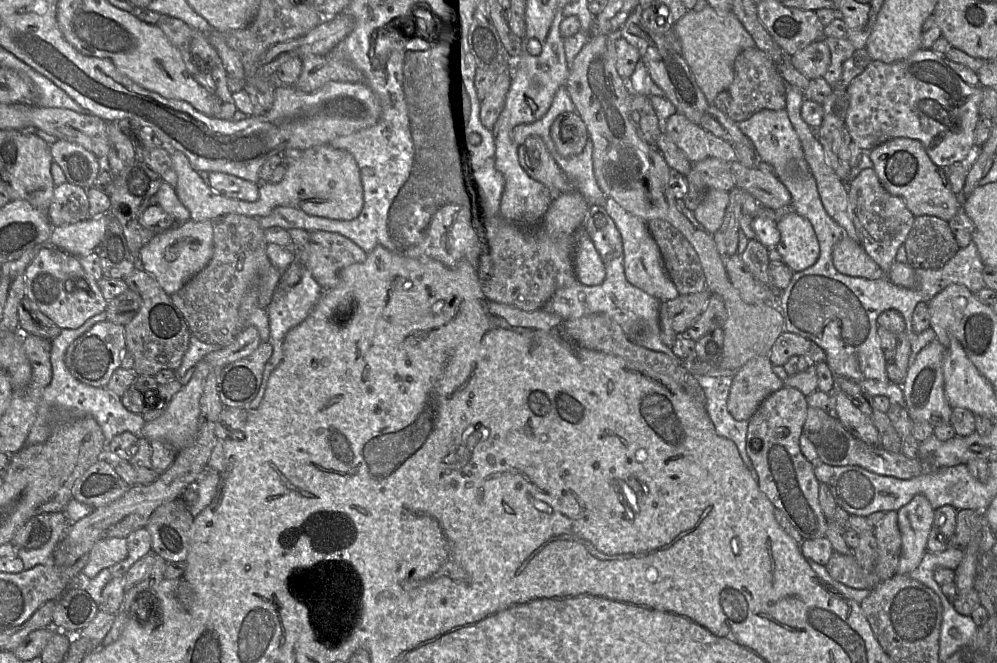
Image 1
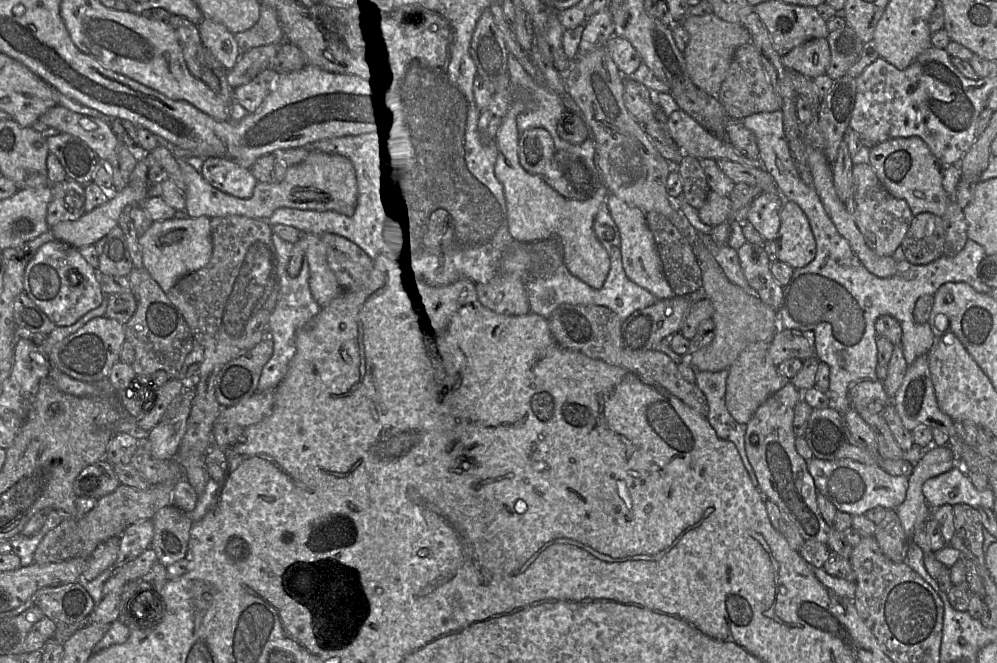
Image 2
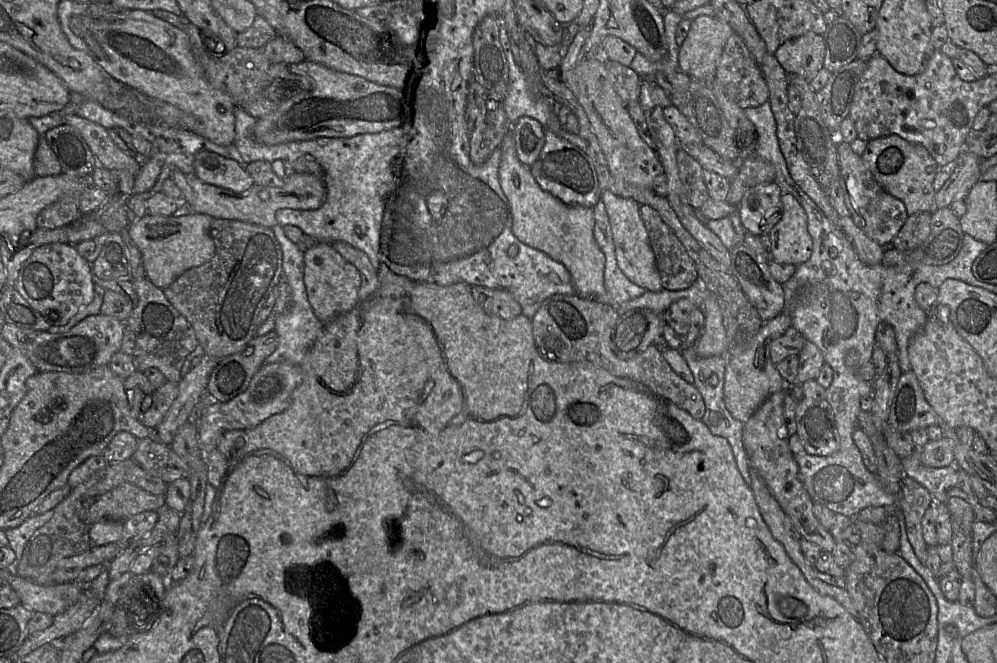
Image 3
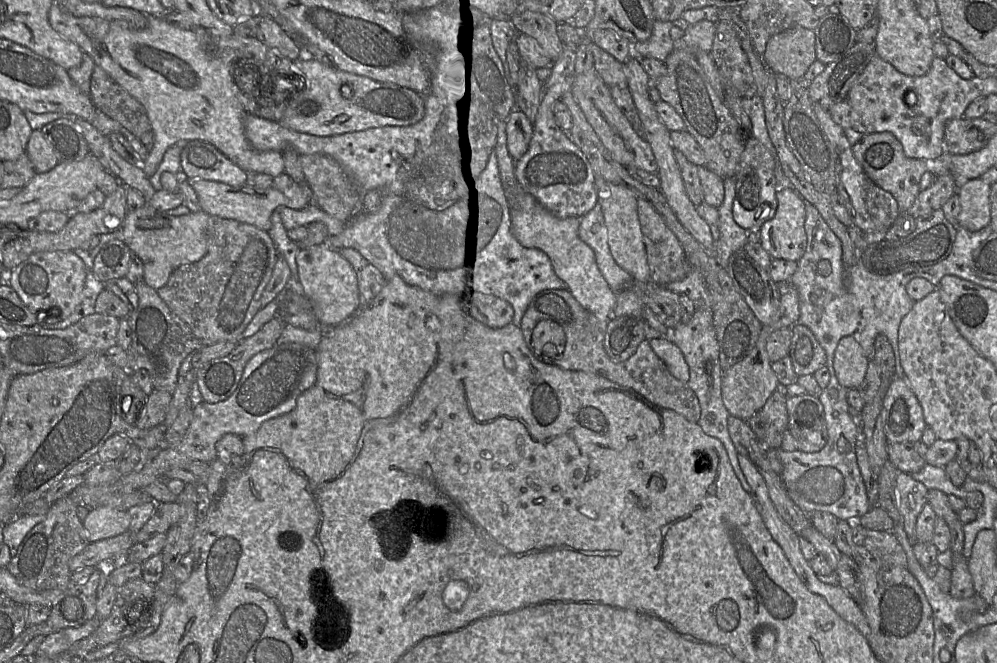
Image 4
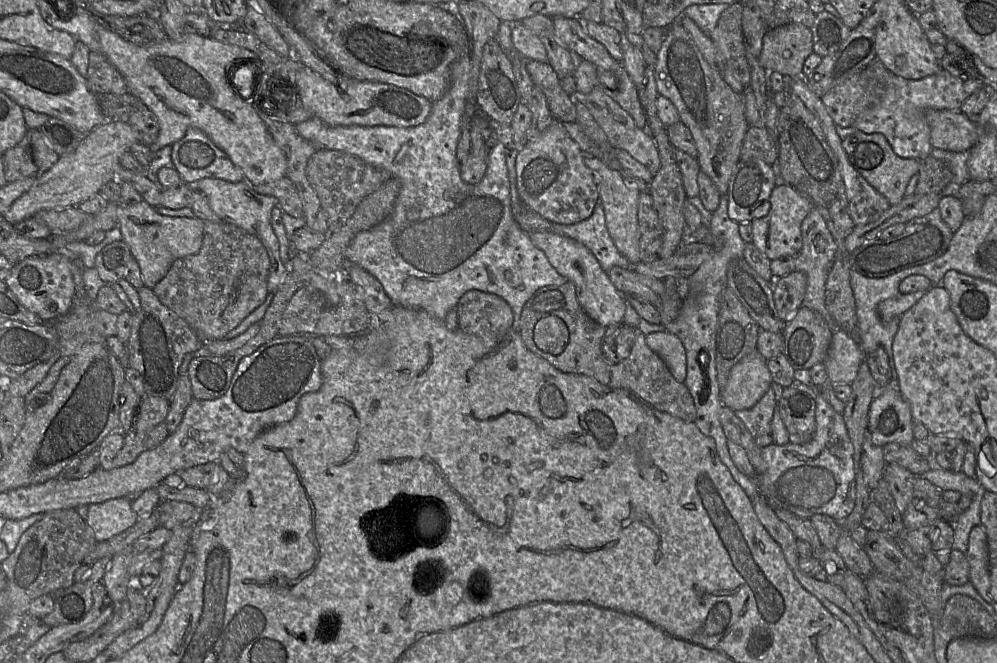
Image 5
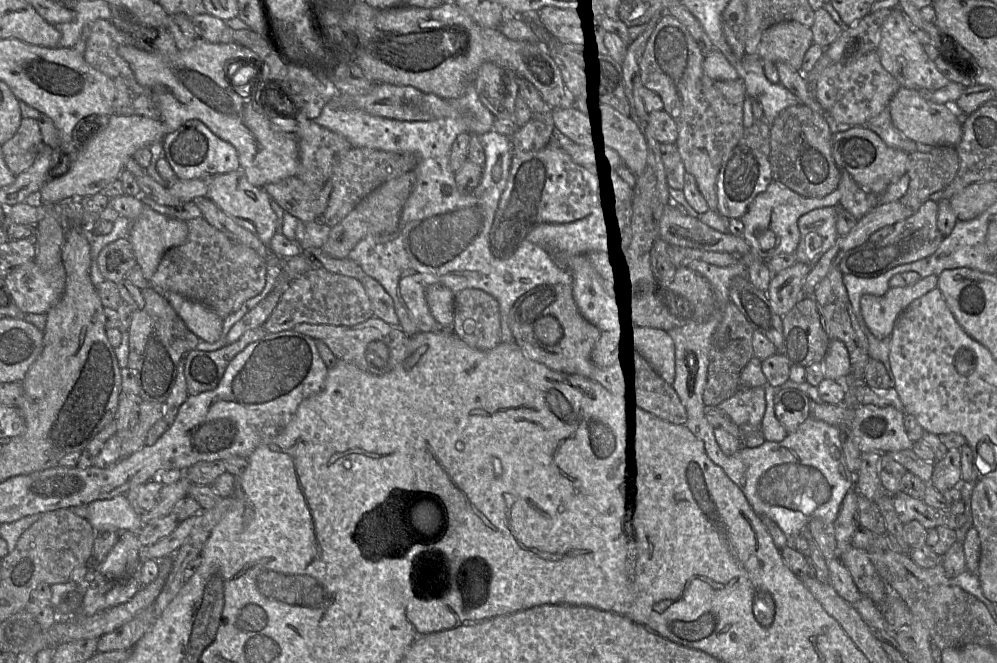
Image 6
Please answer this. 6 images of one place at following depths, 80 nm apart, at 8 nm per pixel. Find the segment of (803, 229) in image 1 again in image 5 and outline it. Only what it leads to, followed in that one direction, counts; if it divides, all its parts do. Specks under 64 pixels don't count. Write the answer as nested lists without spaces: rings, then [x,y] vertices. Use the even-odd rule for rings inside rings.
[[[783,182],[775,186],[769,200],[769,213],[750,222],[751,242],[770,260],[795,257],[803,246],[801,223],[815,205],[809,197]]]

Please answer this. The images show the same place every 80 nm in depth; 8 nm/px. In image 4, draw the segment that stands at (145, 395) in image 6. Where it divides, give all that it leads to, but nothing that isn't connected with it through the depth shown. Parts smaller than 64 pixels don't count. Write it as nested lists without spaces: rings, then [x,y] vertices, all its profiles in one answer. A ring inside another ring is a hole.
[[[143,281],[135,285],[135,290],[138,307],[127,317],[132,332],[132,341],[127,350],[127,370],[147,370],[154,390],[173,394],[178,384],[181,363],[189,353],[200,350],[203,345],[191,328],[169,309],[154,288]]]

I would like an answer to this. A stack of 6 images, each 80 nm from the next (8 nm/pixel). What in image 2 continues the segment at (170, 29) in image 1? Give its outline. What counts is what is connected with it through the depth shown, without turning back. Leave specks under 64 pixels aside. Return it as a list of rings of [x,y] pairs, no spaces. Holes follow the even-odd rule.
[[[175,15],[170,17],[168,23],[179,38],[188,70],[194,77],[201,80],[201,74],[204,71],[204,46],[198,26]]]

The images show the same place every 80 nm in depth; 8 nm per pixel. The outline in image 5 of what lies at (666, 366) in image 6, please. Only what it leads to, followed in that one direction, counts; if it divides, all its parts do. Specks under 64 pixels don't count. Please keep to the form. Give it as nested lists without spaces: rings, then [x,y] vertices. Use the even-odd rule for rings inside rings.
[[[656,332],[647,335],[646,342],[665,362],[674,378],[684,383],[687,373],[686,351],[679,338],[668,332]]]

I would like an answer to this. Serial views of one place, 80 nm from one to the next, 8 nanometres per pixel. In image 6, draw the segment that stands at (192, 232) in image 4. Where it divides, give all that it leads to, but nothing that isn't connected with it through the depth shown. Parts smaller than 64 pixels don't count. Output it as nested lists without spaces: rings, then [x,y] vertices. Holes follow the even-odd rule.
[[[123,195],[111,198],[109,207],[120,216],[124,216],[132,221],[128,240],[133,247],[138,266],[141,268],[145,279],[150,281],[166,251],[182,245],[186,241],[188,236],[187,222],[173,219],[154,211],[145,205],[140,197]]]

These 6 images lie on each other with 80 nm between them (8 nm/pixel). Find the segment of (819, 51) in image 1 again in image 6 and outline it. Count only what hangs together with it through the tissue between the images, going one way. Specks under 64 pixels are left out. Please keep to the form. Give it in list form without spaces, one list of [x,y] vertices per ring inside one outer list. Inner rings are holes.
[[[783,21],[763,32],[757,55],[762,61],[783,62],[801,72],[803,58],[812,43],[813,34],[809,27],[797,21]]]

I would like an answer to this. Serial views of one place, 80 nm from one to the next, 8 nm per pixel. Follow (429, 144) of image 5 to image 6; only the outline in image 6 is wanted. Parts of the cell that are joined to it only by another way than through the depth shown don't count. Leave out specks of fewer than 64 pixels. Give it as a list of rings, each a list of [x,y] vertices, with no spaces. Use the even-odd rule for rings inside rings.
[[[474,82],[468,86],[466,92],[460,98],[446,100],[458,103],[461,106],[460,115],[432,121],[400,121],[374,116],[362,110],[336,106],[330,100],[314,120],[319,126],[342,134],[353,147],[390,152],[411,152],[418,157],[417,166],[413,170],[416,175],[416,183],[403,206],[397,230],[388,235],[368,236],[362,239],[347,257],[358,264],[367,276],[379,282],[389,294],[399,319],[398,327],[407,336],[413,336],[419,332],[442,330],[440,324],[432,316],[426,301],[425,290],[429,285],[442,284],[449,288],[454,295],[465,289],[482,290],[498,301],[501,316],[507,321],[514,303],[531,289],[541,285],[571,285],[572,276],[553,260],[555,253],[578,255],[602,252],[614,258],[630,256],[627,230],[615,226],[611,217],[609,201],[598,186],[597,209],[589,216],[566,224],[541,224],[536,226],[527,234],[511,257],[505,260],[496,259],[490,249],[489,232],[510,172],[511,140],[509,137],[493,131],[495,118],[481,103]],[[462,133],[479,135],[485,153],[481,182],[470,194],[463,194],[459,191],[455,172],[450,167],[452,145],[457,136]]]

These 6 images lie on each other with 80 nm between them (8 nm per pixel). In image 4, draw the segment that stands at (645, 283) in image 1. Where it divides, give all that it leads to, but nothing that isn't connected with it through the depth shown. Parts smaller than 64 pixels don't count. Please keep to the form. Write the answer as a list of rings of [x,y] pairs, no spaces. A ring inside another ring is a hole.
[[[595,176],[598,202],[602,207],[608,231],[608,243],[617,264],[628,272],[637,282],[651,281],[646,247],[638,216],[638,196],[627,186],[607,182]]]

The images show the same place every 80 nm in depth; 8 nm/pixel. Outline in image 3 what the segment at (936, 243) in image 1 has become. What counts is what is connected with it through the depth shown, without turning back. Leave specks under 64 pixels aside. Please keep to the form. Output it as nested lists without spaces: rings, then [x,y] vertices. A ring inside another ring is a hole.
[[[930,212],[909,215],[891,245],[900,250],[912,250],[921,246],[931,233],[931,219]]]

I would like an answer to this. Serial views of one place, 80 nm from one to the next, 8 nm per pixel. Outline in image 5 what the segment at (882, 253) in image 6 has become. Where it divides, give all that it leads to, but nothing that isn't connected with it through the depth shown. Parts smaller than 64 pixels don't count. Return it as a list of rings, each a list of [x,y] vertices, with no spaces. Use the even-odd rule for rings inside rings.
[[[935,208],[929,214],[907,222],[905,230],[901,235],[887,240],[871,240],[852,251],[849,254],[850,268],[852,271],[856,271],[865,277],[884,278],[906,268],[929,263],[942,256],[949,248],[953,235],[954,231],[943,221],[939,208]]]

